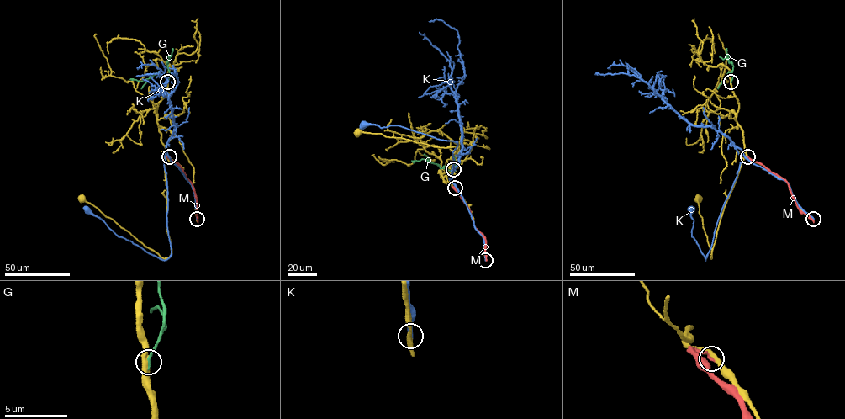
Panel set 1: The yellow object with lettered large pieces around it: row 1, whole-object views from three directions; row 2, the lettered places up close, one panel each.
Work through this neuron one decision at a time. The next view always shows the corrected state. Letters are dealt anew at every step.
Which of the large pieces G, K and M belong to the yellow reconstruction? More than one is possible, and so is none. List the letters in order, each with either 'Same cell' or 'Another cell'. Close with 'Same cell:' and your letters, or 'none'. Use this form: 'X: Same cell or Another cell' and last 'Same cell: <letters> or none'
G: Another cell
K: Another cell
M: Another cell
Same cell: none

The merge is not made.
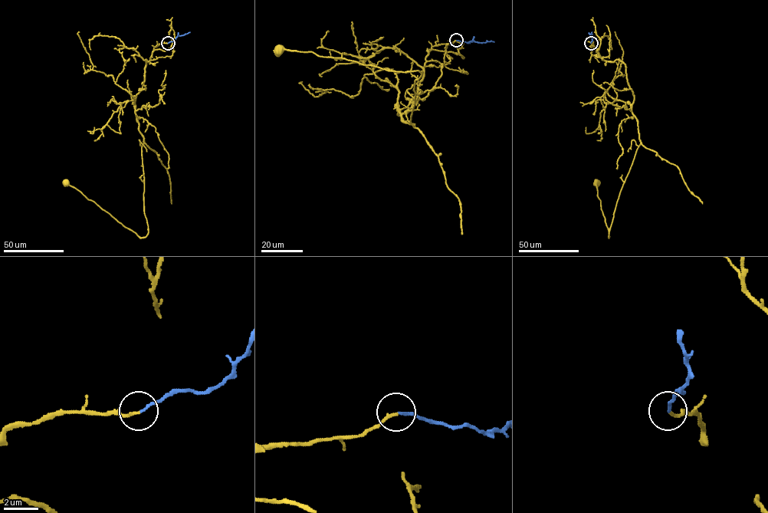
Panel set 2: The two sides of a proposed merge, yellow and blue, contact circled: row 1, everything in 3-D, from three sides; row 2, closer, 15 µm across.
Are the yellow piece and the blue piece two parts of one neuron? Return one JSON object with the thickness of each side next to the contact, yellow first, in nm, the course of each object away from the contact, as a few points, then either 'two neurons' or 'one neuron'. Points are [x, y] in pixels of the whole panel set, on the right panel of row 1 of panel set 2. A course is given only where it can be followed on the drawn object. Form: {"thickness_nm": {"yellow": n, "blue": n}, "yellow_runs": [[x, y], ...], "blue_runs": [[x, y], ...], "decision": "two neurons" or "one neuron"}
{"thickness_nm": {"yellow": 150, "blue": 150}, "yellow_runs": [[591, 43], [603, 60], [619, 60], [625, 64], [640, 144], [619, 195], [608, 238], [596, 183]], "blue_runs": [[591, 43], [592, 32]], "decision": "one neuron"}

